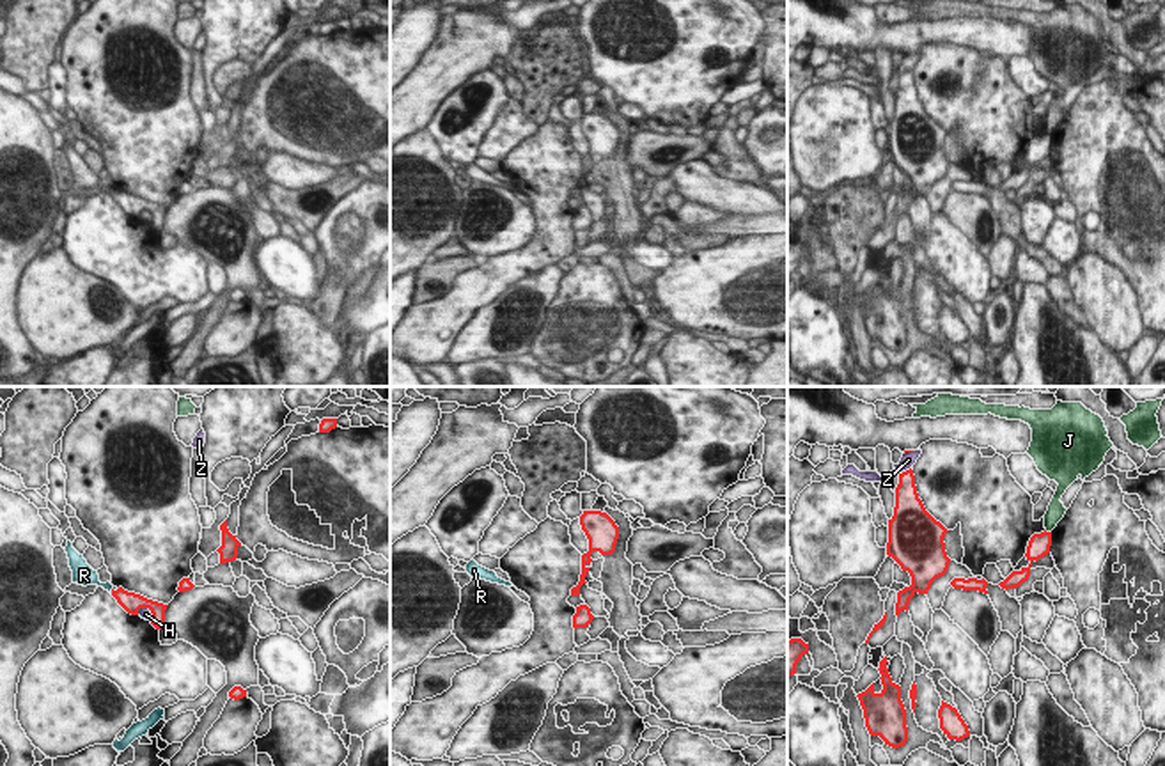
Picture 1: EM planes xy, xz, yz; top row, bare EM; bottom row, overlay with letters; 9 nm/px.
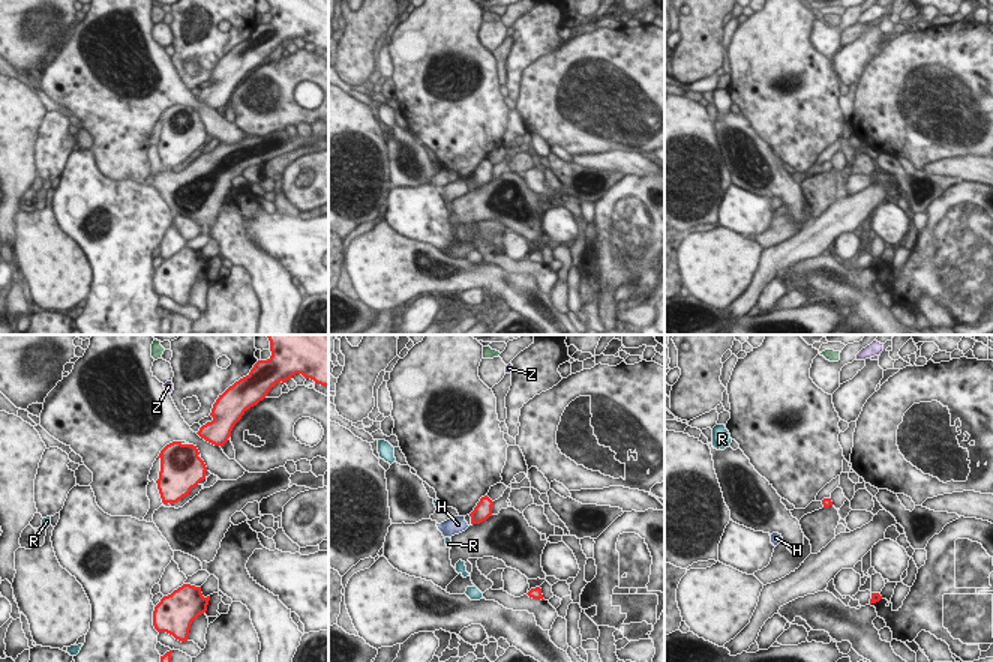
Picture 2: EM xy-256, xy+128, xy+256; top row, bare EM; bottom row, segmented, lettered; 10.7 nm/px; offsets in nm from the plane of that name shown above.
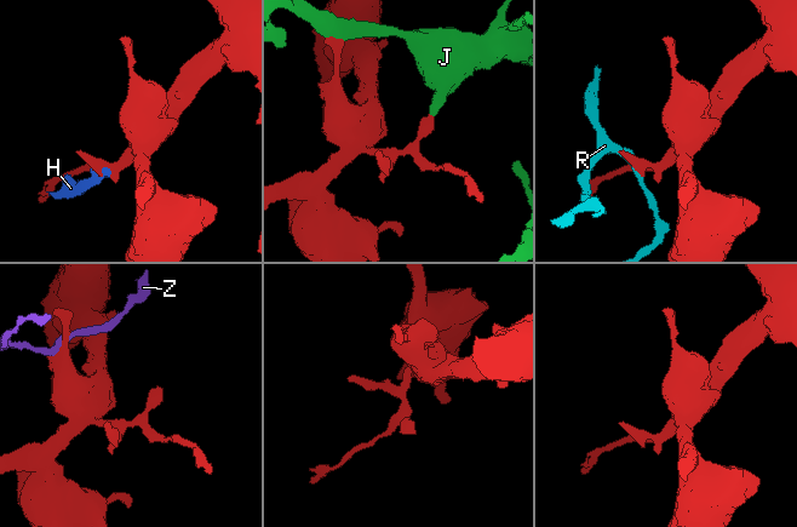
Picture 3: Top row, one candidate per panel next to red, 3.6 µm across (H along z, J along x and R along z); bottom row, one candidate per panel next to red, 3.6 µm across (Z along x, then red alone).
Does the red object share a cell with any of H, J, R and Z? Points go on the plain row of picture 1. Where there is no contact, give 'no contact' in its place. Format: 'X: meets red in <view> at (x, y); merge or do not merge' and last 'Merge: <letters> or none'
H: meets red in xy at (148, 210); do not merge
J: meets red in yz at (1048, 135); do not merge
R: meets red in xy at (112, 192); do not merge
Z: meets red in yz at (906, 73); do not merge
Merge: none

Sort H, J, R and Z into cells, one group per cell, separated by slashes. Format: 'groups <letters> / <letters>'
groups H / J / R / Z

